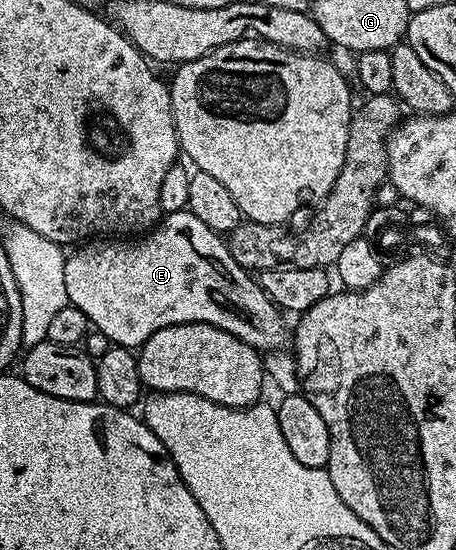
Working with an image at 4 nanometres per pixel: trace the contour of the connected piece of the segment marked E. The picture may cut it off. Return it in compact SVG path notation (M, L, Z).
M189 209L169 212L161 220L160 225L155 226L153 230L141 237L110 237L105 241L83 242L81 246L71 250L66 256L64 289L69 306L80 309L80 313L84 313L90 320L91 328L95 332L98 330L104 338L110 339L106 341L120 347L141 348L142 344L148 341L148 337L152 337L152 333L156 333L168 325L180 325L181 323L207 323L216 329L224 329L228 333L232 333L232 337L240 337L240 341L252 345L259 353L283 350L288 343L288 323L286 327L285 321L282 320L284 318L283 312L267 297L262 286L258 284L257 278L234 260L227 240L219 232L208 229L208 225L204 225L204 221L200 221L200 217L193 215Z

